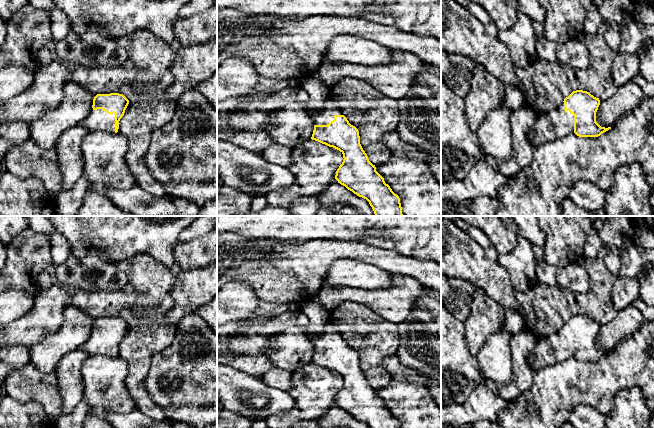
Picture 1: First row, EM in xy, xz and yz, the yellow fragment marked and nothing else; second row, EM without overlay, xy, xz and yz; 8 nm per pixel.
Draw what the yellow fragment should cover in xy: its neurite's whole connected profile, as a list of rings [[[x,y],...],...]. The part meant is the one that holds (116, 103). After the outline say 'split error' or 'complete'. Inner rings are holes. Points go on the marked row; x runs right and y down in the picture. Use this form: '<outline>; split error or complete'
[[[119,93],[97,94],[88,116],[80,123],[88,132],[118,132],[119,121],[125,113],[129,100]]]; split error

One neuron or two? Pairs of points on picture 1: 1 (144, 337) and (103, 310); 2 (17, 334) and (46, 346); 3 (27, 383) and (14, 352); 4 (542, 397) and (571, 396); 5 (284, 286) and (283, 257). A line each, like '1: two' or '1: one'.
1: one
2: two
3: two
4: one
5: one

